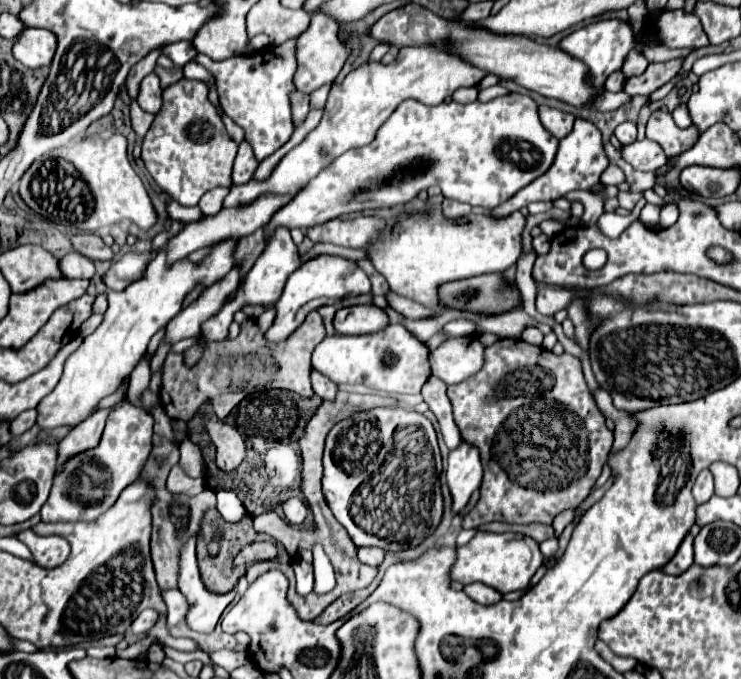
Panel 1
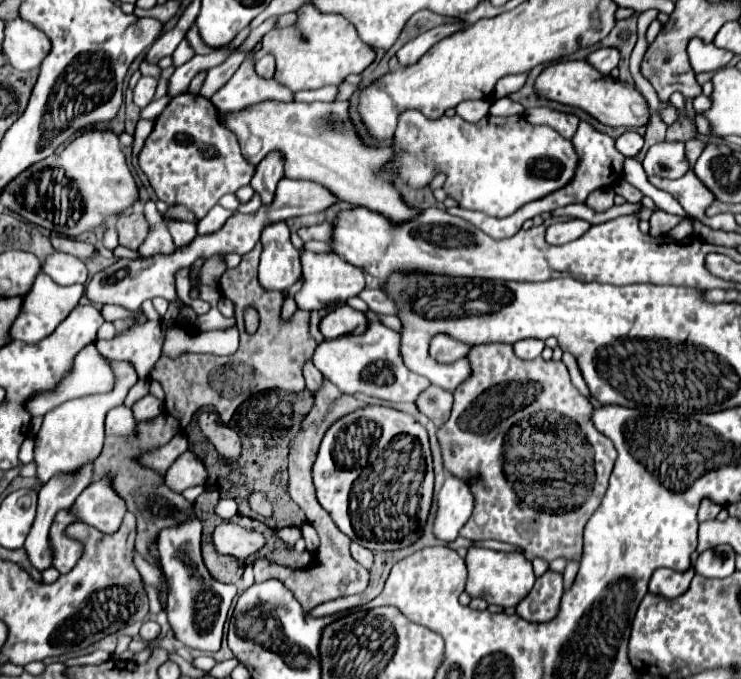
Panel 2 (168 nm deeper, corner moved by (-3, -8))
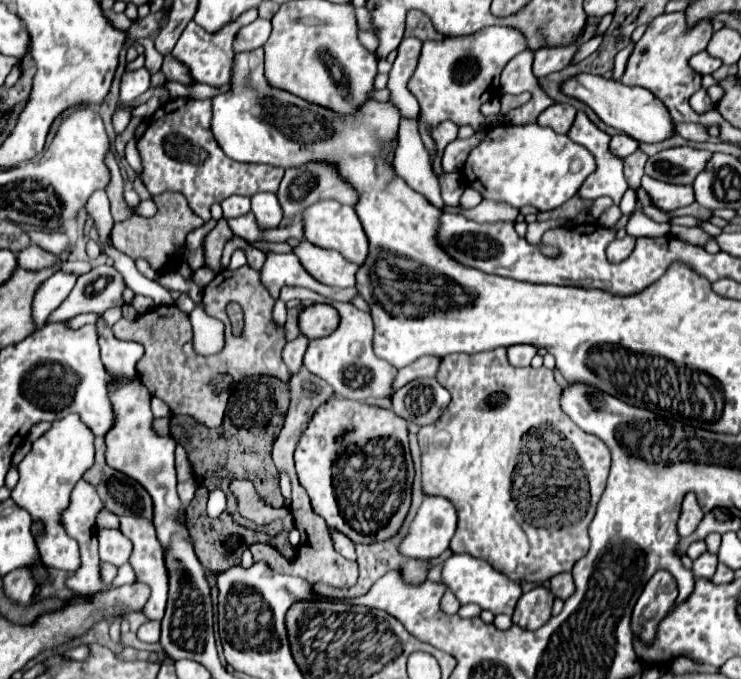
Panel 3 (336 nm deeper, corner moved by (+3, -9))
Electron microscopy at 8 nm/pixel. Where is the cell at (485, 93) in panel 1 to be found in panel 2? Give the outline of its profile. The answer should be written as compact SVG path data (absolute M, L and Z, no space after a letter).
M509 97L495 99L491 103L491 109L489 109L491 115L501 115L501 117L507 117L507 115L523 115L523 111L525 111L525 107L521 103L517 103L517 101L509 99Z

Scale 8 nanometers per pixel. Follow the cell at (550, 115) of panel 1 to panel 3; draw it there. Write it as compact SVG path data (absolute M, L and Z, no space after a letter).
M553 104L547 110L543 110L537 118L539 126L549 126L557 134L567 134L575 118L575 108L571 104Z

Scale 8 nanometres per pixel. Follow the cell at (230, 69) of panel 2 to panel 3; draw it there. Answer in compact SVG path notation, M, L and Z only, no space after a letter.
M257 18L255 22L243 26L237 32L237 38L233 42L235 52L247 52L247 50L255 50L255 48L263 46L269 38L269 32L271 32L271 22L263 20L263 18Z

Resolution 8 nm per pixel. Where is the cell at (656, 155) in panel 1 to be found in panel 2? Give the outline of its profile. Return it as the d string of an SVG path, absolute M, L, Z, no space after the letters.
M657 143L653 145L645 159L643 169L647 175L657 175L665 179L679 179L689 171L689 163L685 159L685 143Z

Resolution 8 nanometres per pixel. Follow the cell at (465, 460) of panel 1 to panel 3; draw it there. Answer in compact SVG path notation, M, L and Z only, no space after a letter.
M441 496L425 498L413 518L407 536L399 544L399 552L415 560L431 560L441 556L455 534L455 508Z

